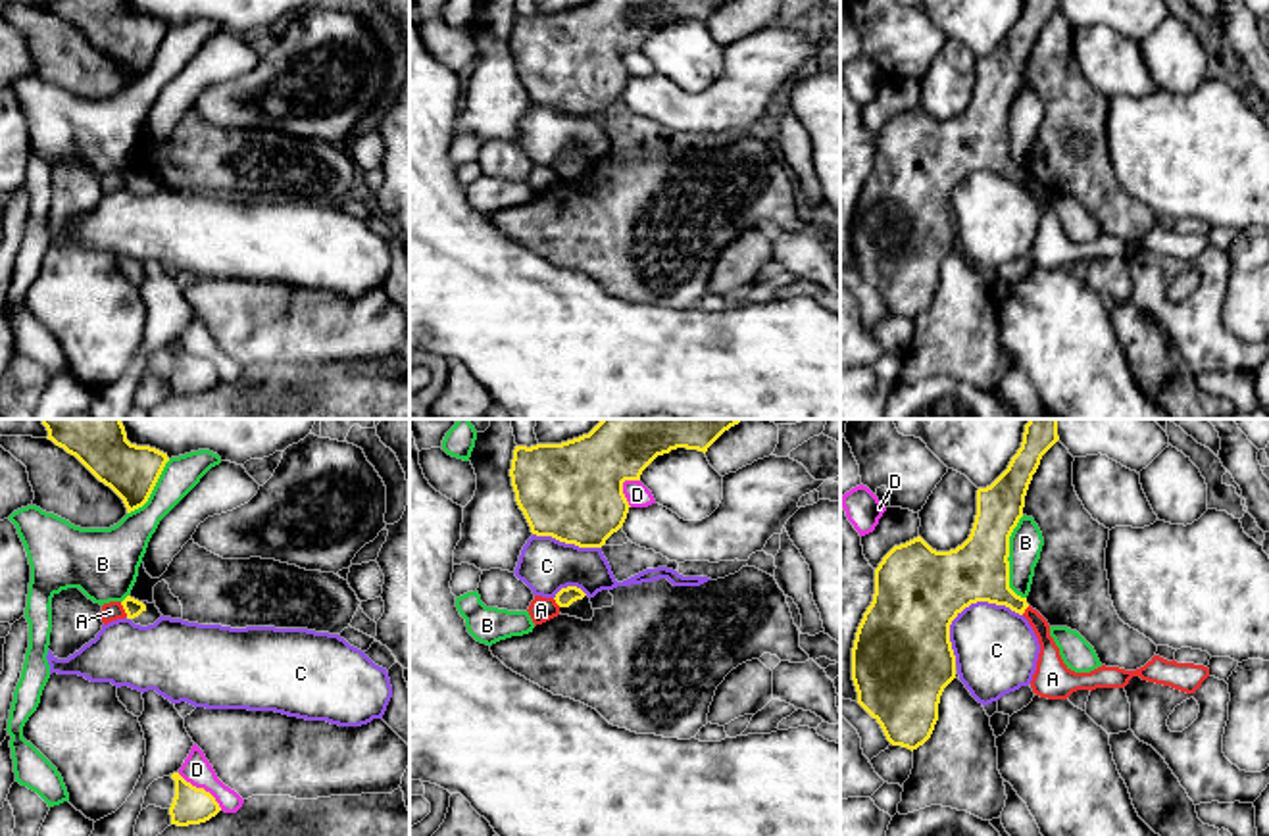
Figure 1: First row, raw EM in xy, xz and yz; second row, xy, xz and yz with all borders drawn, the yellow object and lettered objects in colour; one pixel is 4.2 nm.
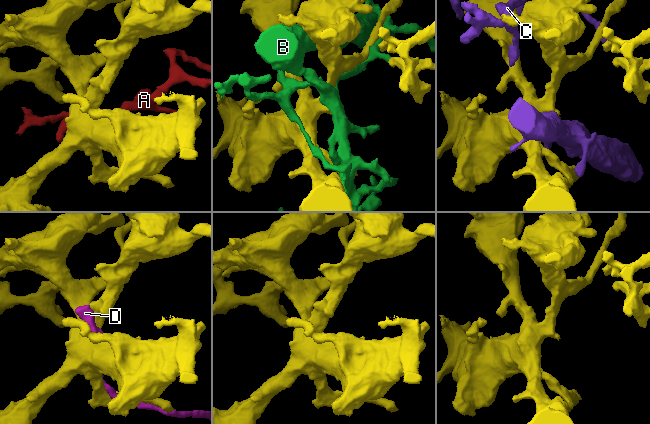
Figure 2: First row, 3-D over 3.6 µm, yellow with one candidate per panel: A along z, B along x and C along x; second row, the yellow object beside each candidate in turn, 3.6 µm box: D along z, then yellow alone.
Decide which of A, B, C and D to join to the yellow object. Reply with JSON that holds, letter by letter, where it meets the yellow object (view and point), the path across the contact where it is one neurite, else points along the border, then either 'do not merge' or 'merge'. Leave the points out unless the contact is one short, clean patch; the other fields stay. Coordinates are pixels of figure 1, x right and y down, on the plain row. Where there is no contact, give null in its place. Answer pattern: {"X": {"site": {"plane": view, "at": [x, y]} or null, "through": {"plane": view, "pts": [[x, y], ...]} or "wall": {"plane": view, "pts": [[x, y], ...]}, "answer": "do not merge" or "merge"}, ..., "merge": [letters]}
{"A": {"site": {"plane": "xy", "at": [124, 177]}, "wall": {"plane": "xy", "pts": [[120, 172], [127, 185]]}, "answer": "do not merge"}, "B": {"site": {"plane": "yz", "at": [1008, 125]}, "answer": "do not merge"}, "C": {"site": {"plane": "yz", "at": [966, 175]}, "answer": "do not merge"}, "D": {"site": {"plane": "xy", "at": [202, 358]}, "answer": "do not merge"}, "merge": []}

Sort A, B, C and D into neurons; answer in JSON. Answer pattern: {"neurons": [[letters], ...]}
{"neurons": [["A"], ["B"], ["C"], ["D"]]}

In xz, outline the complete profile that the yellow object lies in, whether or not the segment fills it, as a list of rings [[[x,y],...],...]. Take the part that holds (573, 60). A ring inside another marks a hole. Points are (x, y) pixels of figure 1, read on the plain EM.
[[[590,0],[561,13],[515,15],[511,56],[531,102],[602,117],[629,83],[625,50],[677,17],[708,21],[725,0]]]

